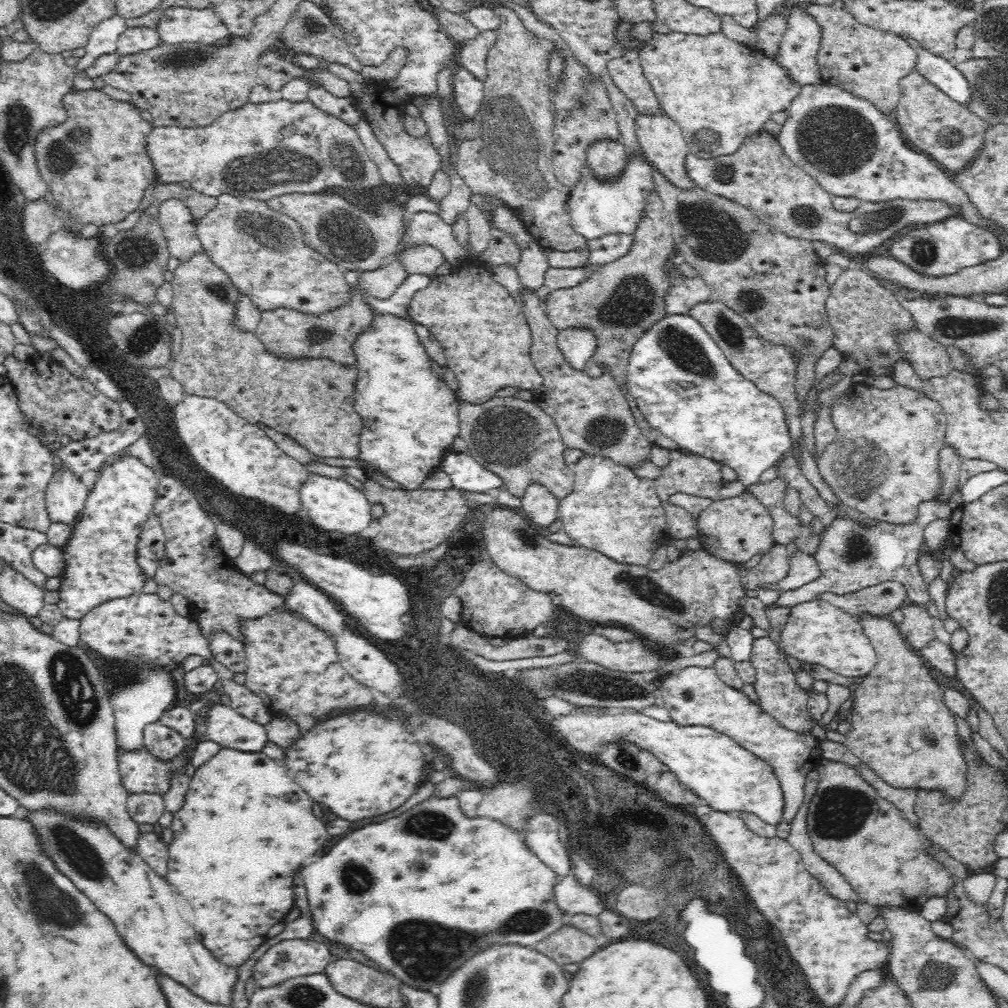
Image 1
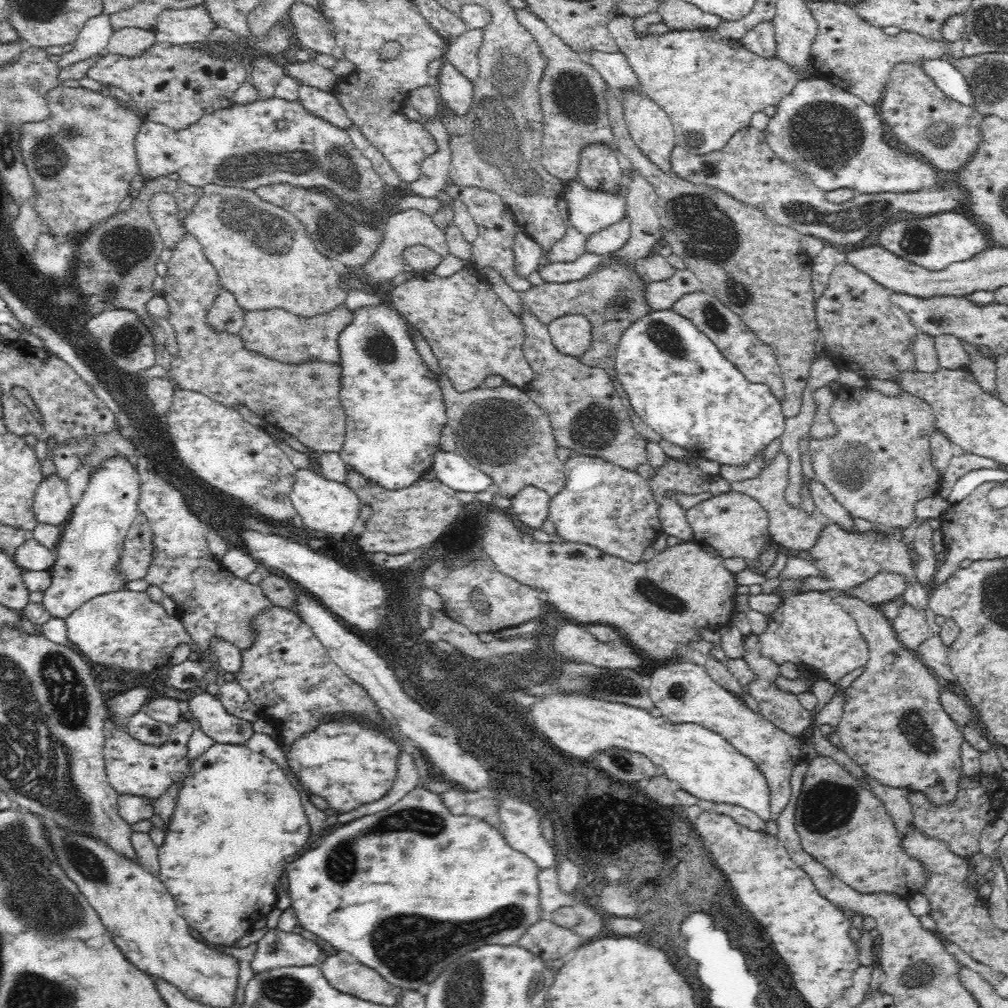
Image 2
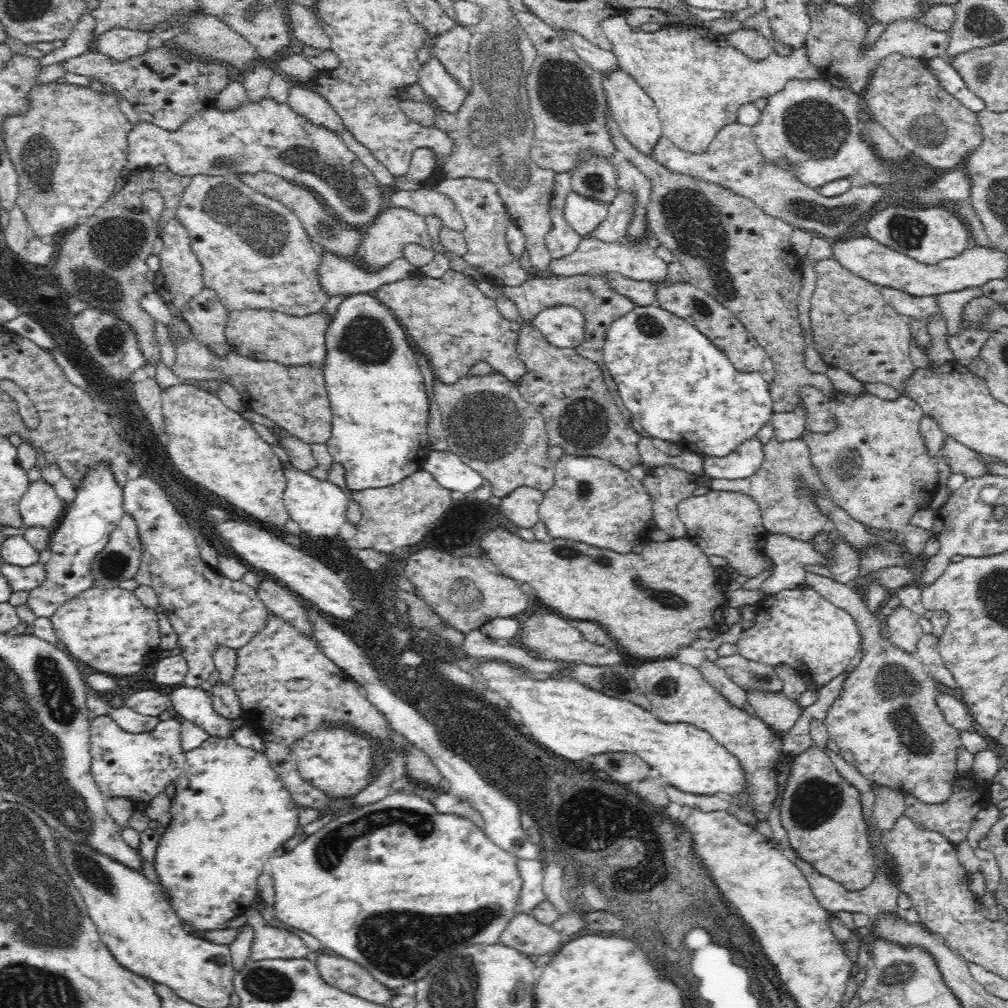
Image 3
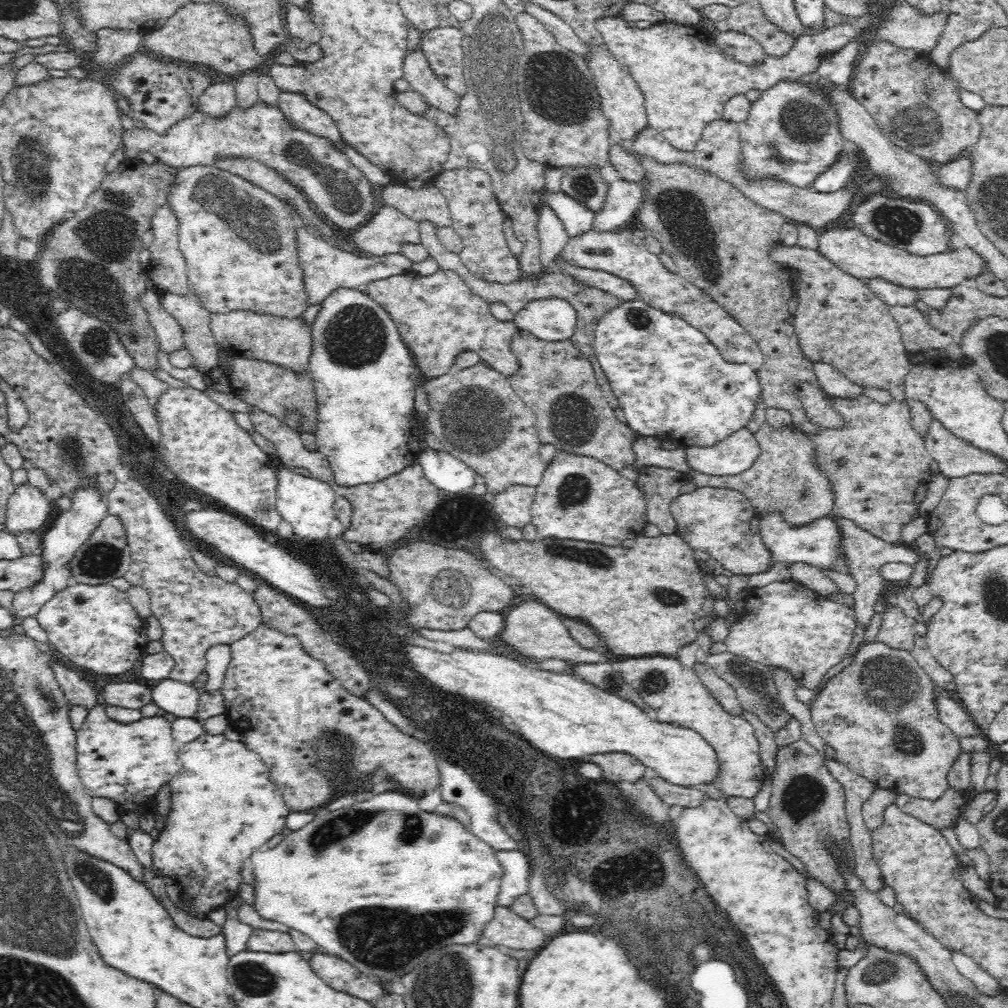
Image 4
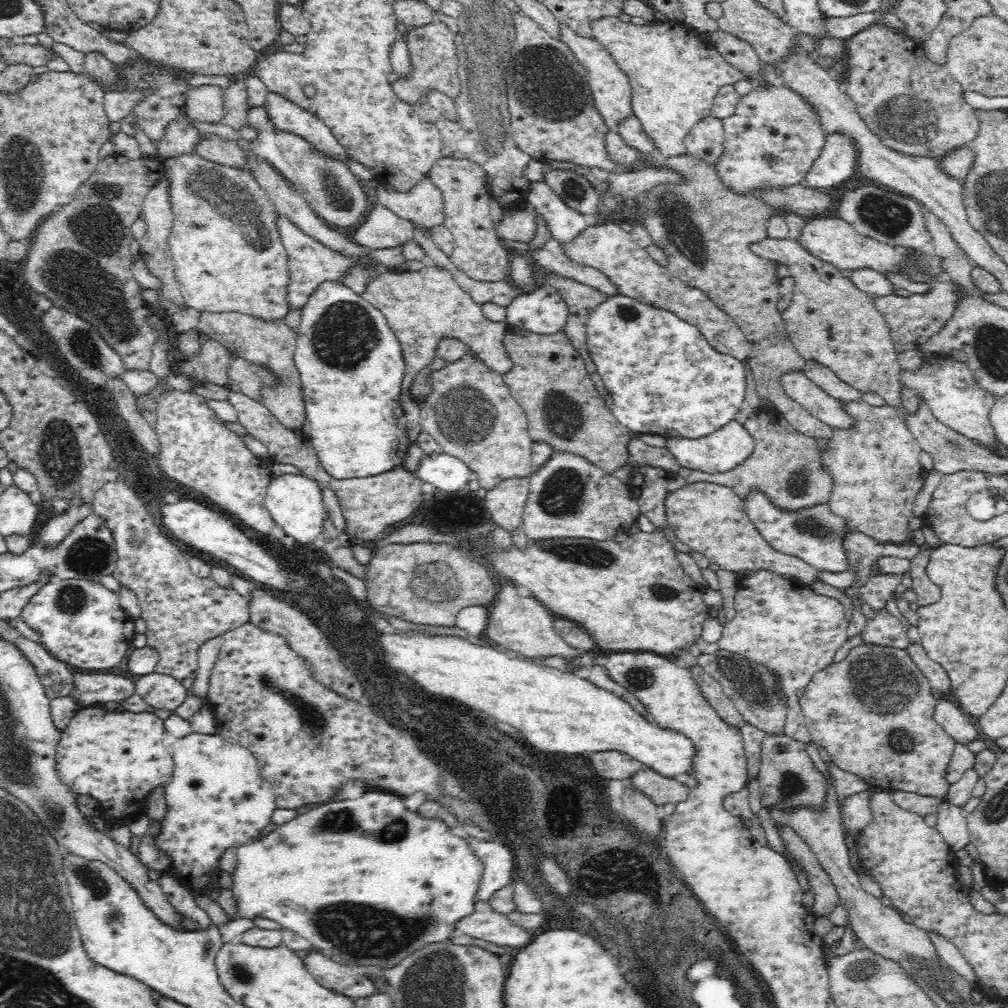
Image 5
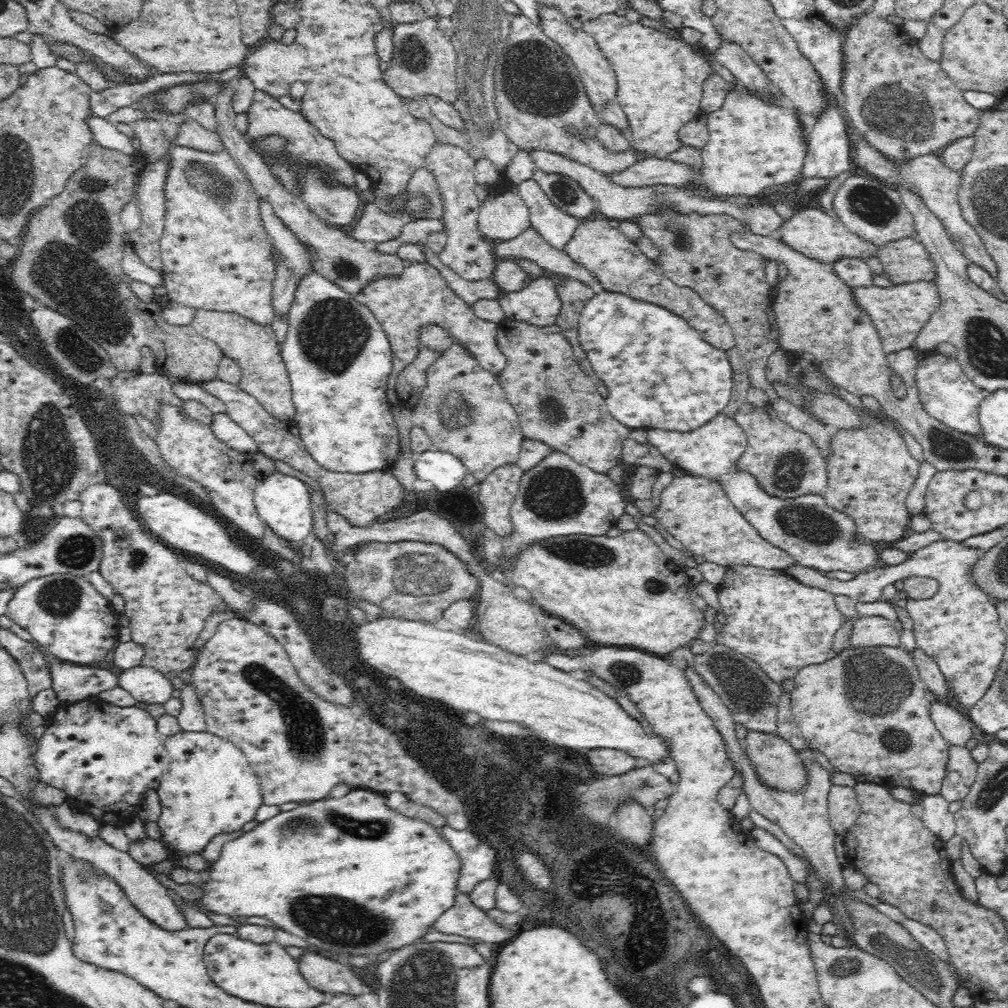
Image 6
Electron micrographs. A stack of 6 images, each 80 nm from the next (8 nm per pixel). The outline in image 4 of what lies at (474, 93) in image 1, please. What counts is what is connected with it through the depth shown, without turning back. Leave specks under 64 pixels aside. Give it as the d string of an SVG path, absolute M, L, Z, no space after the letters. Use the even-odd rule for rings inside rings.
M421 50L410 51L403 60L403 65L404 86L417 91L430 107L434 106L443 110L453 119L460 96L447 87L447 80L437 76L429 65L426 55Z

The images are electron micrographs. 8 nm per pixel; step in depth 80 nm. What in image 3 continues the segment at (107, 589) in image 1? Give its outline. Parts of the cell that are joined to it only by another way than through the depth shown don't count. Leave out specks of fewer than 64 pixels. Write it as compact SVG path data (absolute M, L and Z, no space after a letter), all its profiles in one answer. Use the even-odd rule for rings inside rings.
M100 464L87 472L75 499L66 508L64 520L51 536L44 562L46 580L30 591L27 603L34 614L51 618L58 606L71 601L85 590L102 587L95 576L95 568L103 560L107 544L111 541L111 532L126 515L130 514L124 510L124 487L118 483L109 465Z

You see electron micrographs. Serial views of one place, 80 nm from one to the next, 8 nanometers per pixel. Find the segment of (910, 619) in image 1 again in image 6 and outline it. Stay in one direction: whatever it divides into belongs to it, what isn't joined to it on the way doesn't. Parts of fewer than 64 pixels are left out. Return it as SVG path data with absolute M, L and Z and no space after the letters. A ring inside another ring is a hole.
M884 616L859 617L853 624L849 647L891 646L902 647L896 621Z

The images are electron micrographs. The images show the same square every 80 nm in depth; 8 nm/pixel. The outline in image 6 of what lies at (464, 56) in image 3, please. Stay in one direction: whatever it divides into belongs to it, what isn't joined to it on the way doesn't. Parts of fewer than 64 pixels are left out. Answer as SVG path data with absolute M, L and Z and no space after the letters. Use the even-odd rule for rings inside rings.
M430 16L418 22L390 25L395 59L383 72L383 77L393 91L407 100L434 94L446 102L454 103L458 97L455 67L459 64L459 54L452 45L451 36L441 30L437 21Z

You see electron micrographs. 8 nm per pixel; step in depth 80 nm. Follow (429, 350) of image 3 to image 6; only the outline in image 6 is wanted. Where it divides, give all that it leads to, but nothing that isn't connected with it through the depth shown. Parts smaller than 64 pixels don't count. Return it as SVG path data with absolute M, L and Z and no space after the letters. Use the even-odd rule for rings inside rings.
M427 262L413 263L398 276L377 277L370 281L355 297L360 304L370 308L371 313L375 315L390 341L394 374L388 378L386 393L393 406L401 408L406 406L405 402L402 402L398 396L398 376L404 372L410 363L415 361L414 358L417 359L421 348L424 347L419 333L419 330L424 327L438 326L443 328L456 342L467 349L480 366L496 375L506 366L507 357L497 346L500 324L478 318L471 305L464 302L456 294L456 291L452 290L442 273Z

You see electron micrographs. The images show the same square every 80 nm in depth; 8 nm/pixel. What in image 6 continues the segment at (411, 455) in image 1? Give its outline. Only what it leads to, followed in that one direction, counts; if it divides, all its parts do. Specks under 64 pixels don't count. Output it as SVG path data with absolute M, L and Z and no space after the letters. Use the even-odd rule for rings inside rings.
M312 273L299 279L299 287L295 290L295 298L292 299L288 318L290 318L290 330L288 330L286 340L282 342L281 357L286 365L290 382L292 383L295 406L294 422L297 425L299 436L302 437L303 444L307 448L307 452L316 463L322 465L324 469L336 473L362 474L390 469L392 465L399 460L401 450L398 445L396 425L391 415L394 406L389 402L386 393L388 378L394 374L392 371L394 368L393 352L390 341L383 332L383 328L379 325L379 321L375 318L375 315L371 313L370 308L360 304L354 295L345 293L337 284L324 278L321 274Z

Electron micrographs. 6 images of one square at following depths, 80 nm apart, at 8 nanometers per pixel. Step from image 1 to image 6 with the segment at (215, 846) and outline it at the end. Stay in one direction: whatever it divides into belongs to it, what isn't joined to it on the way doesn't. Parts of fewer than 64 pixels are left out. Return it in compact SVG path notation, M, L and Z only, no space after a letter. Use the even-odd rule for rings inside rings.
M180 732L168 737L166 750L170 754L170 772L168 780L158 786L158 796L162 800L162 814L157 820L161 828L160 842L176 858L201 855L212 840L220 834L232 834L243 829L250 822L257 821L257 811L263 806L259 779L255 770L247 761L246 755L238 746L224 738L210 734L210 732Z

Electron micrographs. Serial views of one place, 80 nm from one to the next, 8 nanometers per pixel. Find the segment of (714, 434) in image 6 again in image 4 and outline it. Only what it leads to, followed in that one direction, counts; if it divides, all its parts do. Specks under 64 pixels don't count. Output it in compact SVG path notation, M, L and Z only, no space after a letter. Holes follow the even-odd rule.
M739 428L738 431L733 431L730 435L722 438L722 440L717 440L714 444L711 444L710 447L692 445L680 447L684 447L691 468L697 470L699 473L712 476L742 474L758 460L758 456L761 454L761 448L755 435L746 428ZM759 512L759 537L765 543L773 558L772 566L763 573L751 575L750 587L766 586L769 583L794 580L791 568L796 563L806 563L813 567L829 568L842 573L850 573L849 565L841 551L841 531L832 515L823 516L814 522L793 525L777 512Z

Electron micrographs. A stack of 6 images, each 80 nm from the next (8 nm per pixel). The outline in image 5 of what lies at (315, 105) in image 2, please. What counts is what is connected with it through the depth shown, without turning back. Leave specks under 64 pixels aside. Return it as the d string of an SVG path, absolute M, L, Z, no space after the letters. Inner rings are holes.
M270 93L262 107L269 112L270 121L279 130L305 138L310 145L317 146L319 154L328 154L346 162L346 149L317 114L307 112L288 97L276 93Z

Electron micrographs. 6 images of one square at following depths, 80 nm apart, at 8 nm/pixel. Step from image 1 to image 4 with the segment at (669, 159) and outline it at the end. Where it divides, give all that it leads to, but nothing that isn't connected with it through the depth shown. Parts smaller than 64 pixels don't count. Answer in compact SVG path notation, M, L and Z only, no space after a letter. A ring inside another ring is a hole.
M591 45L591 50L593 50L593 55L587 63L593 74L597 93L601 98L603 116L614 137L621 138L627 144L633 143L648 126L644 93L632 75L612 56L606 46Z

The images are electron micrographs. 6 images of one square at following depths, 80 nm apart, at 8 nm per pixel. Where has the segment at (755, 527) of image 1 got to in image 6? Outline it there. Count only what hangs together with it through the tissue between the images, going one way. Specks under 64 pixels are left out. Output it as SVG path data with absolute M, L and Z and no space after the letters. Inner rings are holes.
M698 475L676 477L672 484L660 494L655 517L664 530L684 544L688 550L692 550L694 554L702 556L714 564L726 567L734 565L765 567L768 570L778 570L784 573L792 567L802 567L802 564L799 564L792 555L771 545L757 533L757 530L738 512L727 492L717 481L711 481Z

